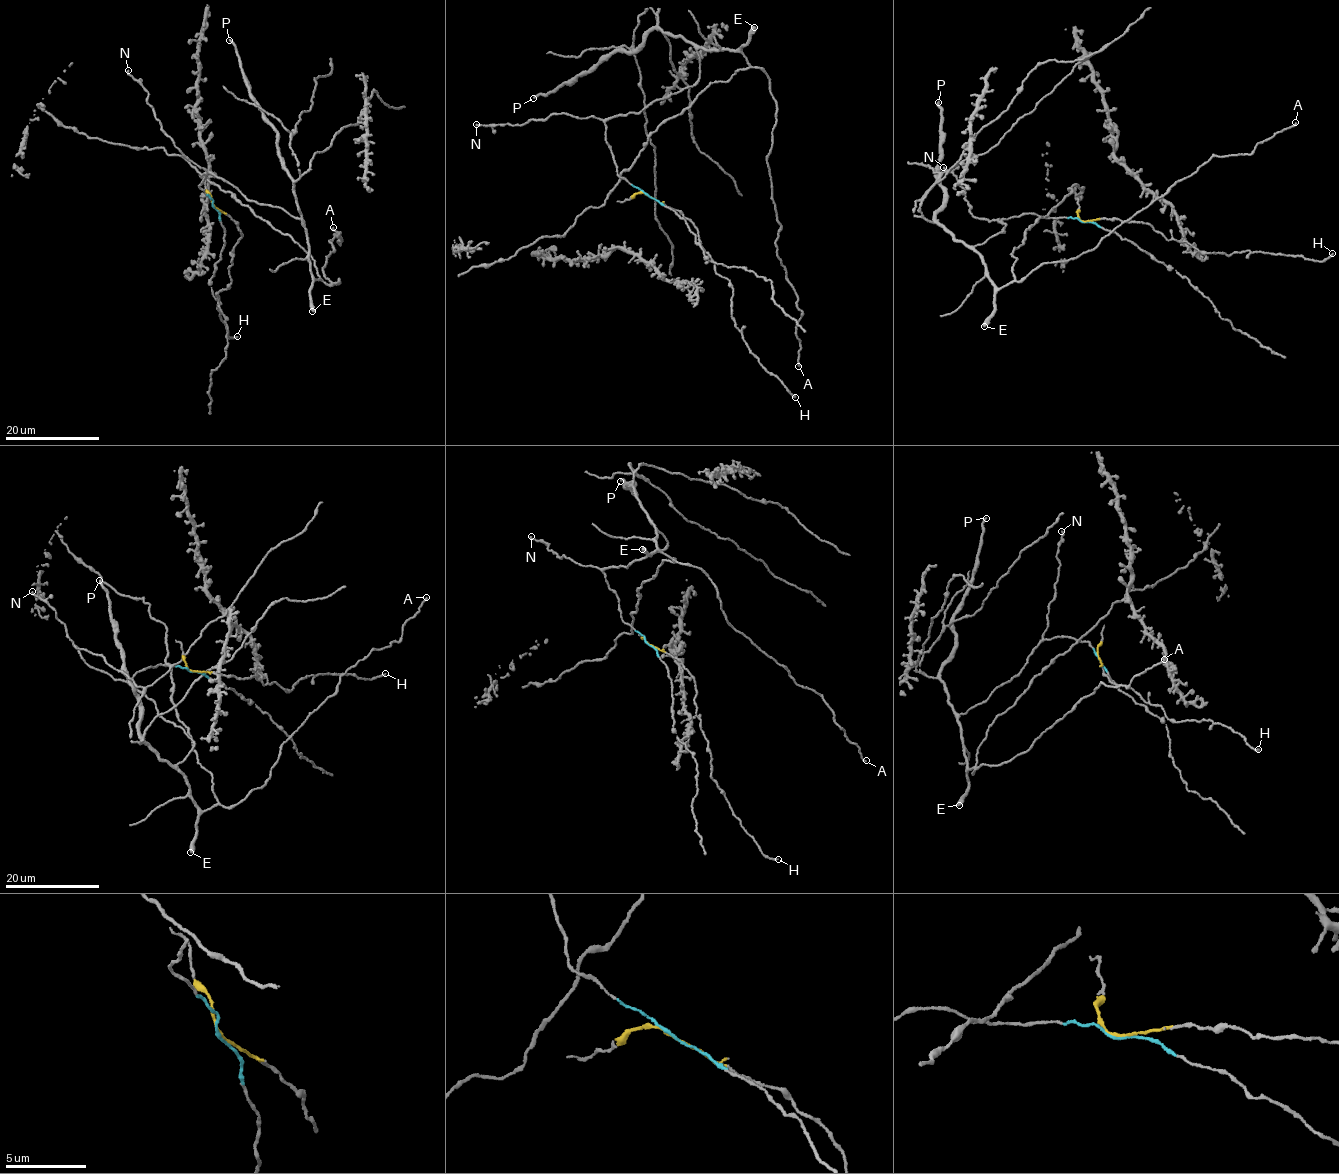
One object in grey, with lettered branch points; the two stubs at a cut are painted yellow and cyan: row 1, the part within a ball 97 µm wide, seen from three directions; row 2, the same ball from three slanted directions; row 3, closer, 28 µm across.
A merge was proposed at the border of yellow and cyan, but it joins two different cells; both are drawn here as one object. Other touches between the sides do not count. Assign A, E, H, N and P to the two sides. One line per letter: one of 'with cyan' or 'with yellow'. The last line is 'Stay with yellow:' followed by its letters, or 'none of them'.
A: with cyan
E: with cyan
H: with yellow
N: with cyan
P: with cyan
Stay with yellow: H

